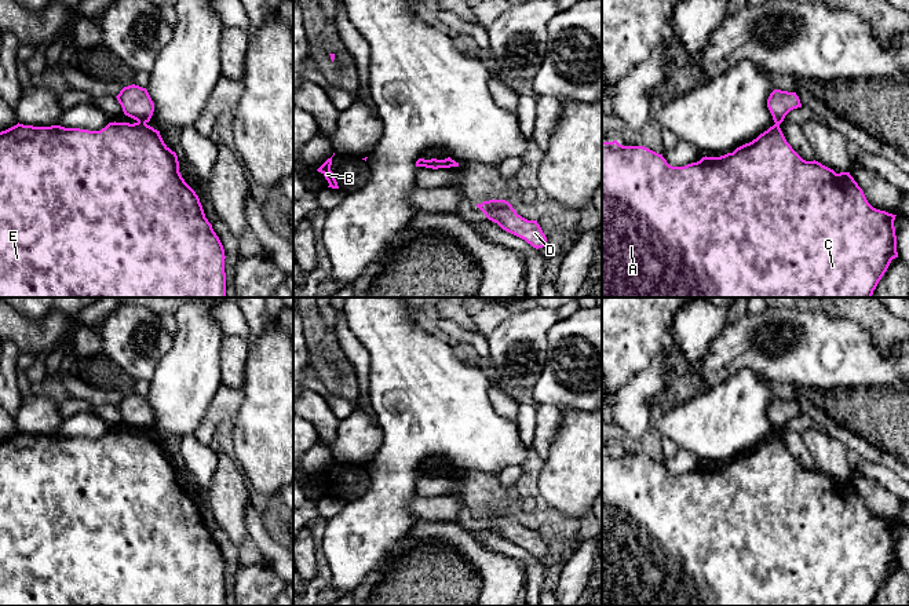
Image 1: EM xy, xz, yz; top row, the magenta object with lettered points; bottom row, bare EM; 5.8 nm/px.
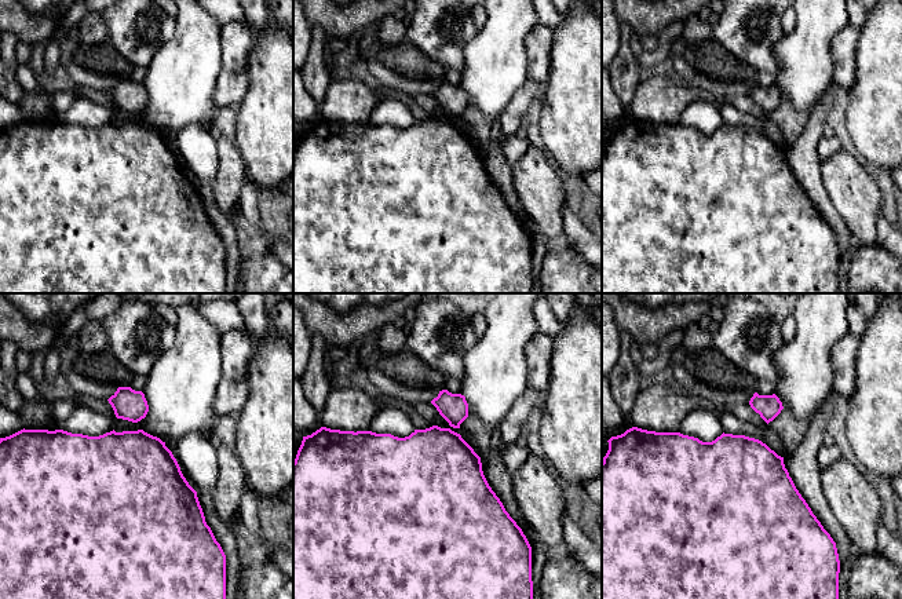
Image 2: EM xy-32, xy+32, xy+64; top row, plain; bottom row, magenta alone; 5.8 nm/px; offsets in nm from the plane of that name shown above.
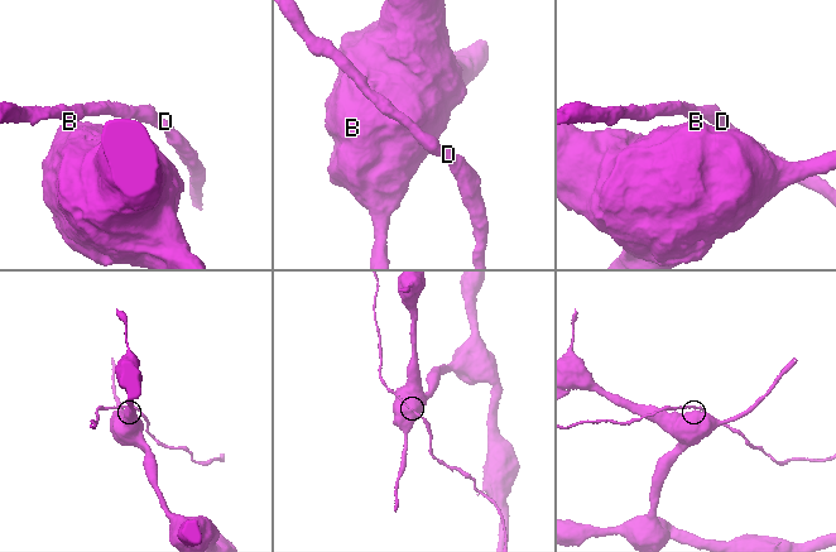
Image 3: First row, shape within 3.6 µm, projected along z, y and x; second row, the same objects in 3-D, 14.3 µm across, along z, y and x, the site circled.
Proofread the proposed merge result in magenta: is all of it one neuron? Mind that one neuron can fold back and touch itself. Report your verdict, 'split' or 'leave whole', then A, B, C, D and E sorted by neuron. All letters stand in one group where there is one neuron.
split; groups A B C E / D

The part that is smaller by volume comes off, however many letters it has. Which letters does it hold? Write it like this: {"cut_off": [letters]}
{"cut_off": ["D"]}

